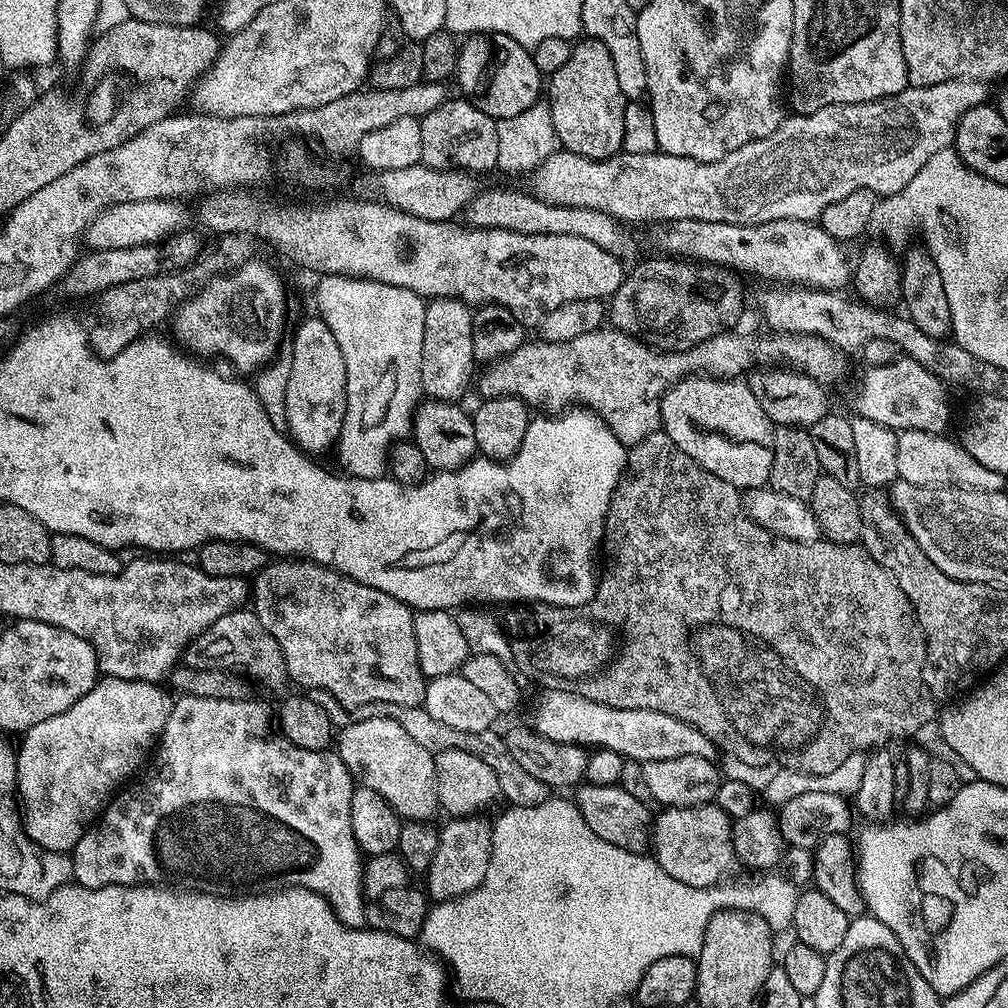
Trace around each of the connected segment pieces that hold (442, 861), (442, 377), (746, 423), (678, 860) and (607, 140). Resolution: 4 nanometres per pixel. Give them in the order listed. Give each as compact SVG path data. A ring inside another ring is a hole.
M483 815L475 816L457 816L449 819L445 828L439 829L438 850L434 854L434 862L430 862L426 879L428 879L428 888L426 892L433 901L453 900L459 896L470 894L486 878L486 866L490 866L490 854L492 853L492 824L484 821Z
M438 296L426 303L426 322L422 338L422 378L420 387L430 400L459 401L474 380L472 367L478 364L472 341L473 309L453 296Z
M687 376L679 380L659 402L662 430L682 450L690 454L710 474L718 474L726 482L738 489L763 488L772 479L774 462L774 425L758 406L750 386L740 378L717 378L715 376Z
M715 803L664 808L660 812L650 826L650 850L662 870L675 881L695 889L713 888L725 883L738 868L733 850L731 818Z
M581 39L573 43L569 60L551 73L549 80L552 81L546 84L546 102L554 118L559 147L591 160L608 160L617 155L624 146L626 101L622 86L618 86L618 73L614 70L610 50L606 50L600 40Z

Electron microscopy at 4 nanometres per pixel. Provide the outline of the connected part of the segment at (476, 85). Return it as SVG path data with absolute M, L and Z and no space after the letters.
M477 32L460 44L454 80L460 83L464 91L461 93L478 106L482 114L497 122L530 110L530 106L537 104L542 96L542 73L538 66L534 66L531 51L514 42L514 38L506 38L497 32Z

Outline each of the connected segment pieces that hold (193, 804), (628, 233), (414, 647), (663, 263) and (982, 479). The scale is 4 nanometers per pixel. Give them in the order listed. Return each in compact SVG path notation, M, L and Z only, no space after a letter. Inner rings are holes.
M181 695L173 703L170 718L166 718L164 733L160 736L158 747L151 757L150 767L132 783L129 783L105 807L99 819L89 827L87 832L82 834L82 838L72 849L70 855L75 883L87 888L101 888L115 884L180 885L194 892L208 892L212 896L243 896L245 894L274 892L282 888L305 888L311 892L317 892L322 898L326 898L328 905L334 910L334 914L346 926L351 928L365 927L364 860L359 846L356 845L354 830L350 826L350 802L354 787L352 775L349 774L347 766L344 765L342 758L335 751L315 752L291 744L274 727L273 713L272 716L268 713L266 705L259 704L258 701L251 700L251 698L219 700L218 698Z
M492 188L489 192L479 191L462 216L474 228L501 228L518 234L570 234L574 238L586 238L594 242L594 246L602 246L602 250L621 258L627 258L636 248L633 229L610 214L582 206L551 204L528 190L519 192L516 188Z
M276 558L273 559L262 571L256 573L250 584L250 608L255 612L258 622L278 642L282 650L284 665L288 671L288 679L294 685L301 684L301 689L317 688L320 692L329 692L338 703L344 708L360 708L363 704L393 704L394 706L406 706L407 708L418 708L424 702L424 685L426 678L418 666L418 642L414 642L414 622L412 621L414 612L408 605L403 604L398 598L378 590L374 586L366 586L349 576L343 576L340 572L335 572L332 568L327 568L321 564L316 564L312 560L301 560L299 558Z
M660 258L648 260L625 275L622 286L610 298L606 312L611 327L617 332L626 332L635 336L643 344L662 352L684 352L714 338L718 334L735 329L744 312L744 292L735 275L715 266L697 266L680 258Z
M906 430L898 435L898 477L923 488L965 488L1004 492L1005 473L990 470L964 449L959 439L938 432Z

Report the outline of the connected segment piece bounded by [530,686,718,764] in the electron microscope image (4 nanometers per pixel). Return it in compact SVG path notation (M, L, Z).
M548 686L536 700L532 708L530 726L542 738L559 744L579 744L588 750L614 750L625 760L646 762L666 762L666 758L704 758L715 761L718 756L716 745L694 726L662 714L649 708L611 708L602 702L590 702L577 692L568 692L565 688Z

